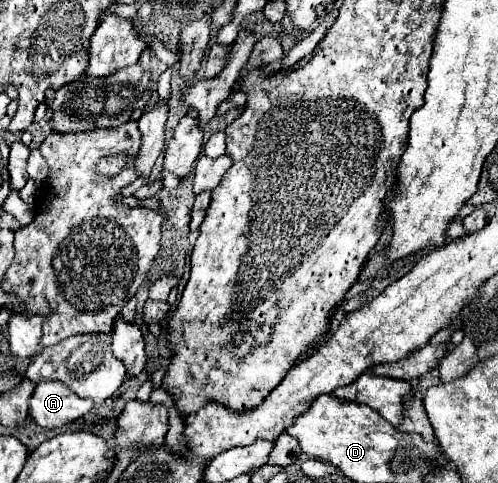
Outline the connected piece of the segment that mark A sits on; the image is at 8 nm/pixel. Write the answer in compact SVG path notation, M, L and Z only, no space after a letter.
M61 381L37 383L29 403L29 415L35 419L37 425L45 429L63 427L83 417L91 409L93 409L93 403L89 399L77 397Z

